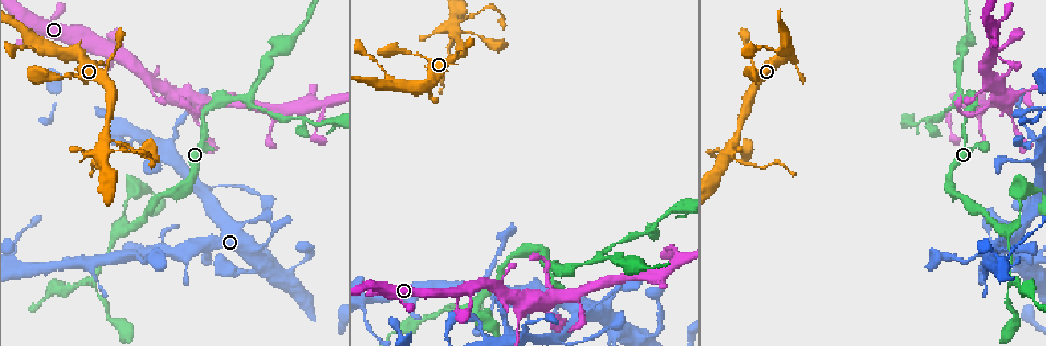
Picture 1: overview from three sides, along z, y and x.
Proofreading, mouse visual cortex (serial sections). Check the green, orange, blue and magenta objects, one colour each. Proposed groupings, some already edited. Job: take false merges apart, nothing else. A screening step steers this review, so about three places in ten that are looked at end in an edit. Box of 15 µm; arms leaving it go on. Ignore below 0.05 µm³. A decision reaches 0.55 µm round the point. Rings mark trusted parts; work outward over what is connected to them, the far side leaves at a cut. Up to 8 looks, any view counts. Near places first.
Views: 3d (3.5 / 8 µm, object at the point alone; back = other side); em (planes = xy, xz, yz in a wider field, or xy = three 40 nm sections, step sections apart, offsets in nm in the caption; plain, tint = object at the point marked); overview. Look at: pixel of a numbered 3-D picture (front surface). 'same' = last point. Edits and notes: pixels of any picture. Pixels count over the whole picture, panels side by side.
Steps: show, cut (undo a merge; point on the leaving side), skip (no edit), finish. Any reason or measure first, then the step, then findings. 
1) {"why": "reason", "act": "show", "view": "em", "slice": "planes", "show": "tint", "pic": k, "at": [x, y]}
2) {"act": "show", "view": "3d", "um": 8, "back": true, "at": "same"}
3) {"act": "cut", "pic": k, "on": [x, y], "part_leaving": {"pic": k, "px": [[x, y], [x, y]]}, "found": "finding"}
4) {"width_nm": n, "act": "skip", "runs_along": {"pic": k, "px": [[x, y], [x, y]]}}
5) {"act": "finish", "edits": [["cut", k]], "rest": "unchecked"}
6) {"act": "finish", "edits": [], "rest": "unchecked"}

{"act": "show", "view": "3d", "um": 3.5, "pic": 1, "at": [468, 17]}

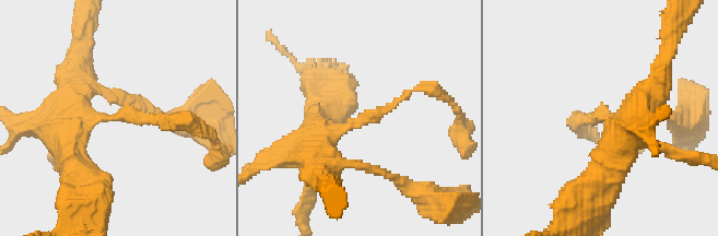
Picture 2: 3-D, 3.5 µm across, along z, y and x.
{"act": "show", "view": "em", "slice": "planes", "show": "tint", "pic": 2, "at": [111, 115]}

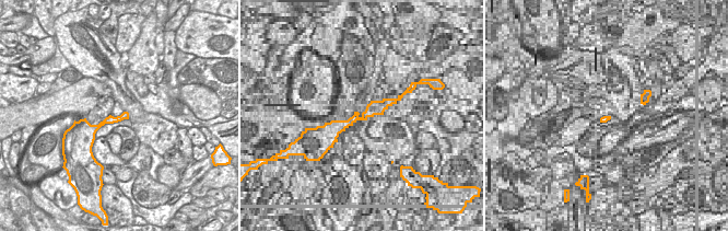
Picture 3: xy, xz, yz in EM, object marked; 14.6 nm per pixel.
{"act": "skip", "runs_along": {"pic": 3, "px": [[126, 115], [97, 127], [83, 124]]}, "found": "all the same cell"}

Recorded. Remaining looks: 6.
{"why": "abrupt turn", "act": "show", "view": "3d", "um": 3.5, "pic": 1, "at": [1008, 231]}

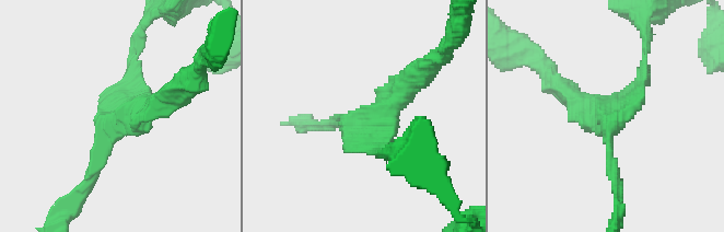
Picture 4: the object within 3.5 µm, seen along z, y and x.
{"why": "need the tissue", "act": "show", "view": "em", "slice": "xy", "step": 5, "show": "tint", "pic": 4, "at": [133, 112]}

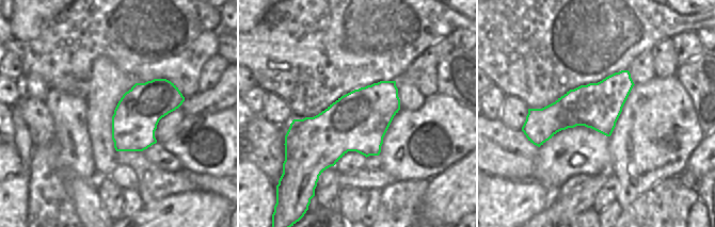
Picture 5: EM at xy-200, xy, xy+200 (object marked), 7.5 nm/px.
{"act": "skip", "runs_along": {"pic": 4, "px": [[180, 86], [106, 130], [93, 171]]}, "found": "one cell here"}

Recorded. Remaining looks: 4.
{"why": "a narrow waist", "act": "show", "view": "3d", "um": 3.5, "pic": 1, "at": [91, 279]}

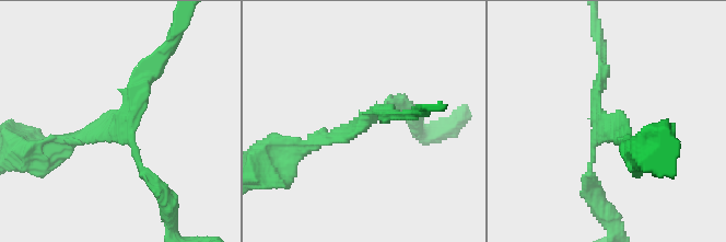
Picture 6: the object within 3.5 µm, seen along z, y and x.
{"act": "show", "view": "em", "slice": "xy", "step": 1, "show": "tint", "pic": 6, "at": [371, 118]}

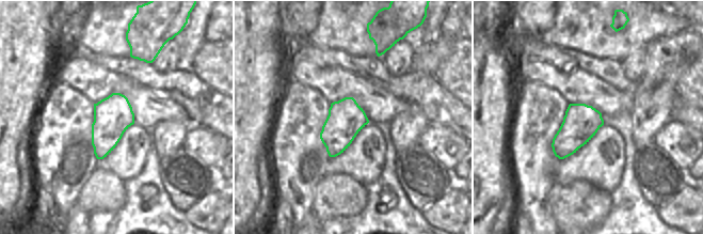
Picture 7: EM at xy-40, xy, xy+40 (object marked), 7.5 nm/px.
{"arm_widths_nm": [100, 150, 150], "act": "skip", "runs_along": {"pic": 6, "px": [[159, 61], [126, 123], [65, 142]]}, "found": "one cell here"}

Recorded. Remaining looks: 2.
{"act": "finish", "edits": [], "rest": "unchecked"}

